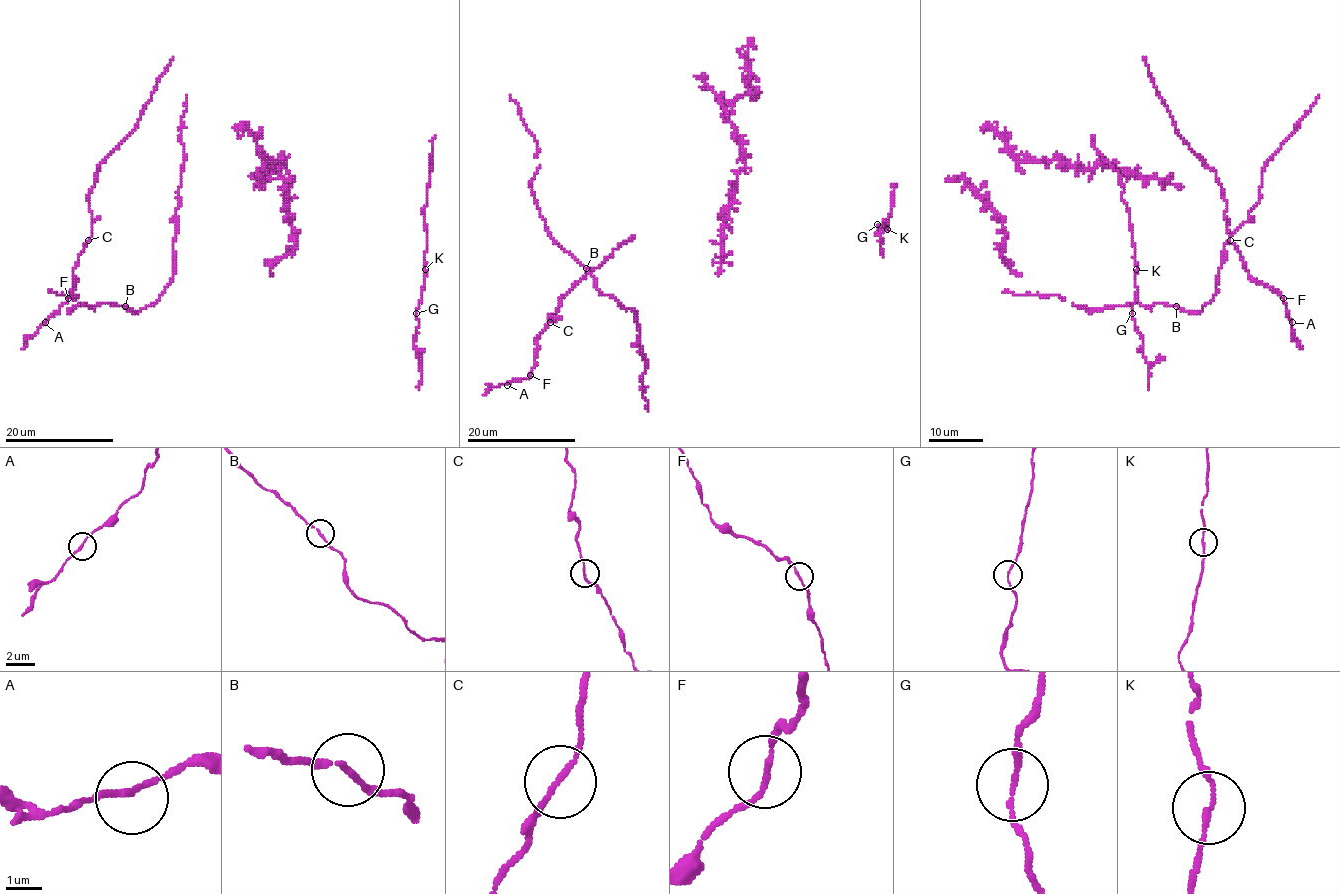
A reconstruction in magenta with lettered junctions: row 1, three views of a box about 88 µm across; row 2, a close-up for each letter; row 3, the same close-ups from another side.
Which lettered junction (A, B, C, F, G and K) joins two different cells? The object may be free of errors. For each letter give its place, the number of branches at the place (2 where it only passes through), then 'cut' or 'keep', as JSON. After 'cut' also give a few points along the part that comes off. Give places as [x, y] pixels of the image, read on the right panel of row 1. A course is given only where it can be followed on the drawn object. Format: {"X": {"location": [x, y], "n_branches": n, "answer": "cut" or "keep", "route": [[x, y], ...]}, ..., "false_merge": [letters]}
{"A": {"location": [1292, 322], "n_branches": 2, "answer": "keep"}, "B": {"location": [1176, 306], "n_branches": 2, "answer": "keep"}, "C": {"location": [1230, 240], "n_branches": 2, "answer": "keep"}, "F": {"location": [1283, 298], "n_branches": 2, "answer": "keep"}, "G": {"location": [1132, 313], "n_branches": 2, "answer": "keep"}, "K": {"location": [1136, 269], "n_branches": 2, "answer": "keep"}, "false_merge": []}

